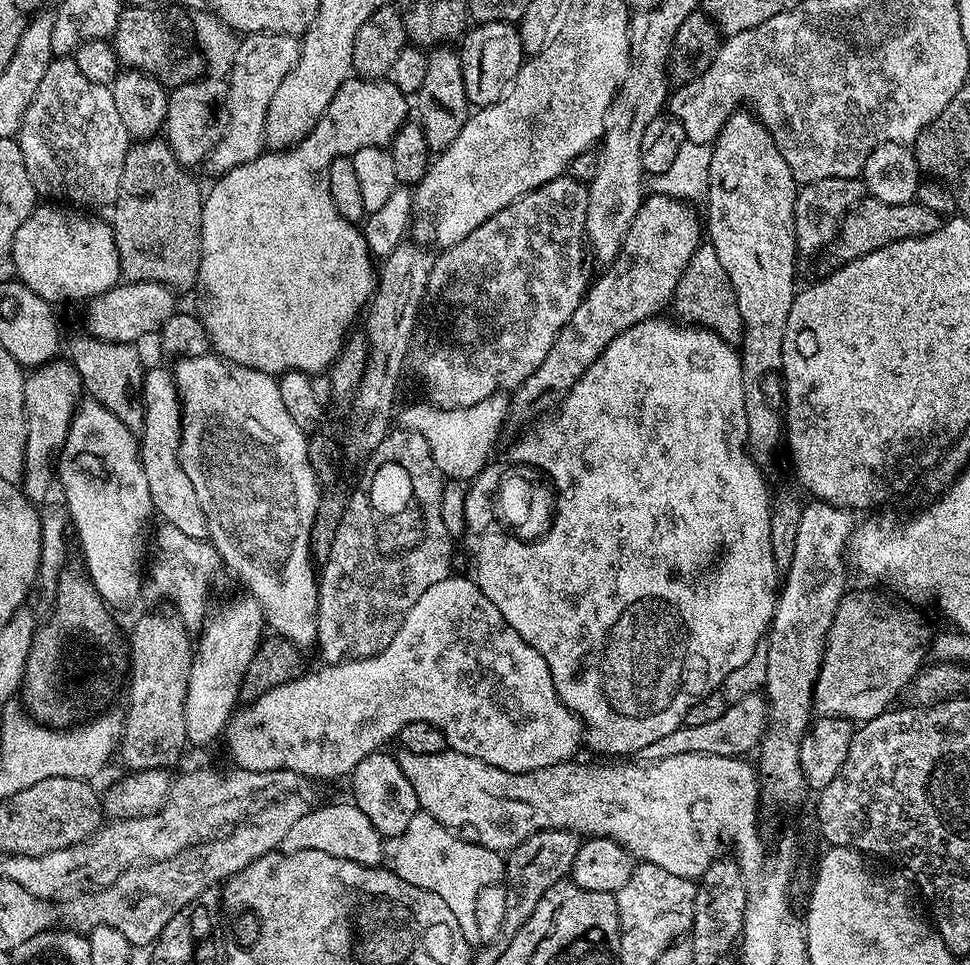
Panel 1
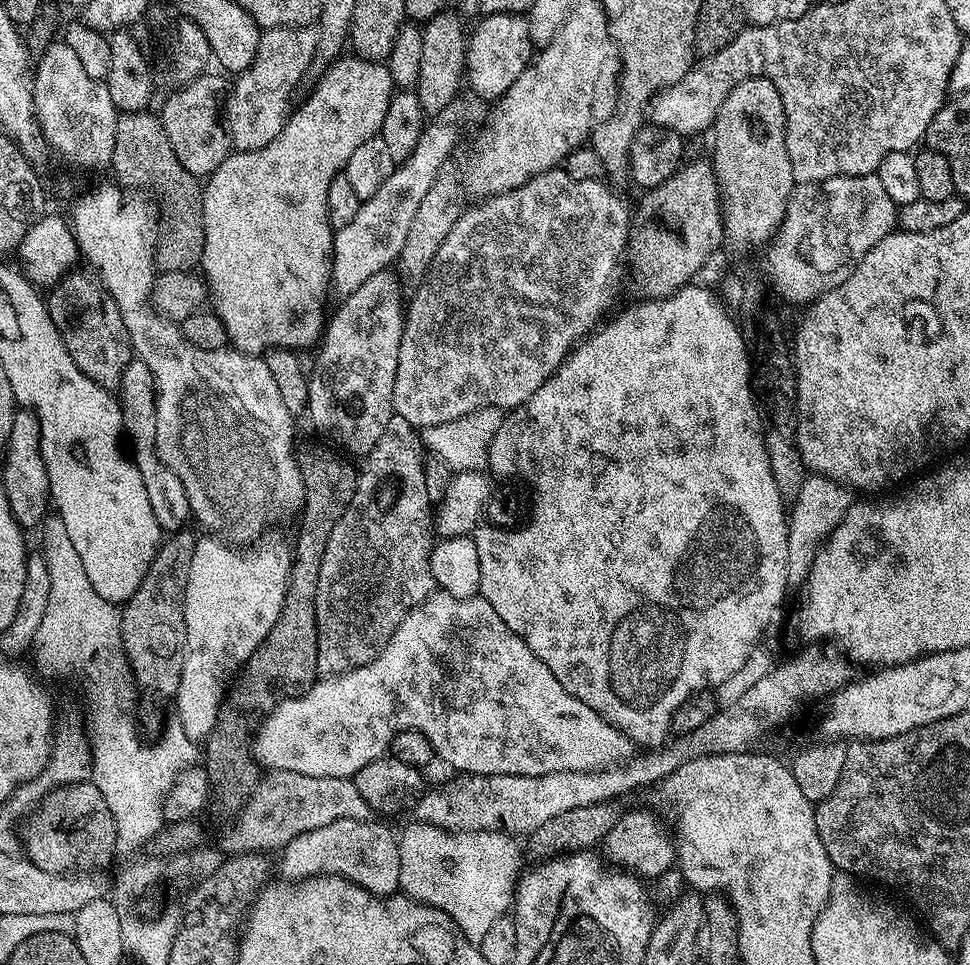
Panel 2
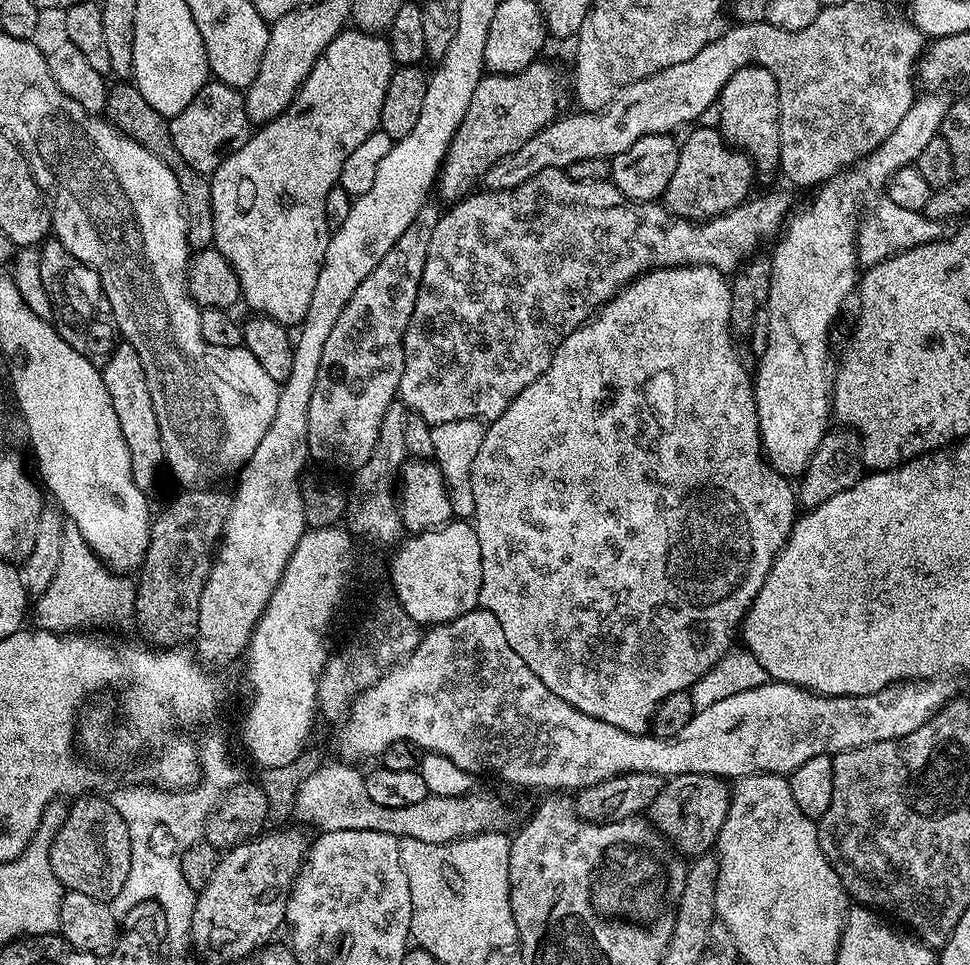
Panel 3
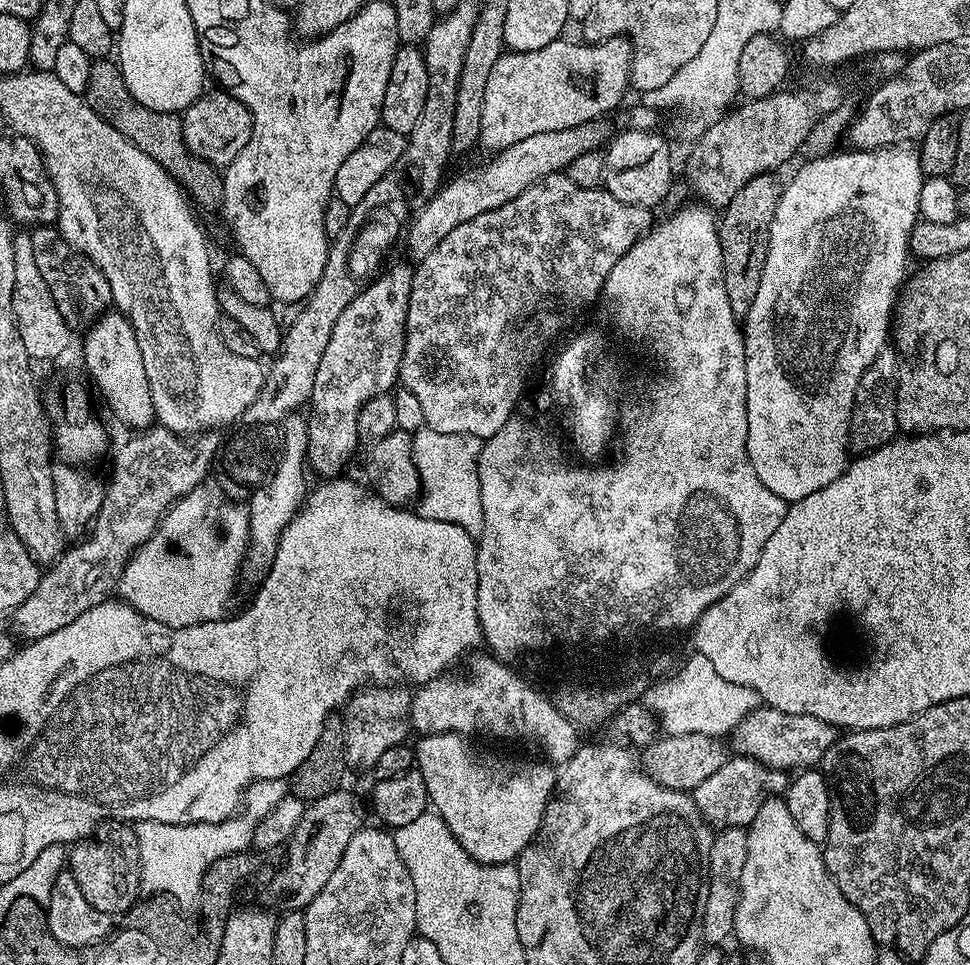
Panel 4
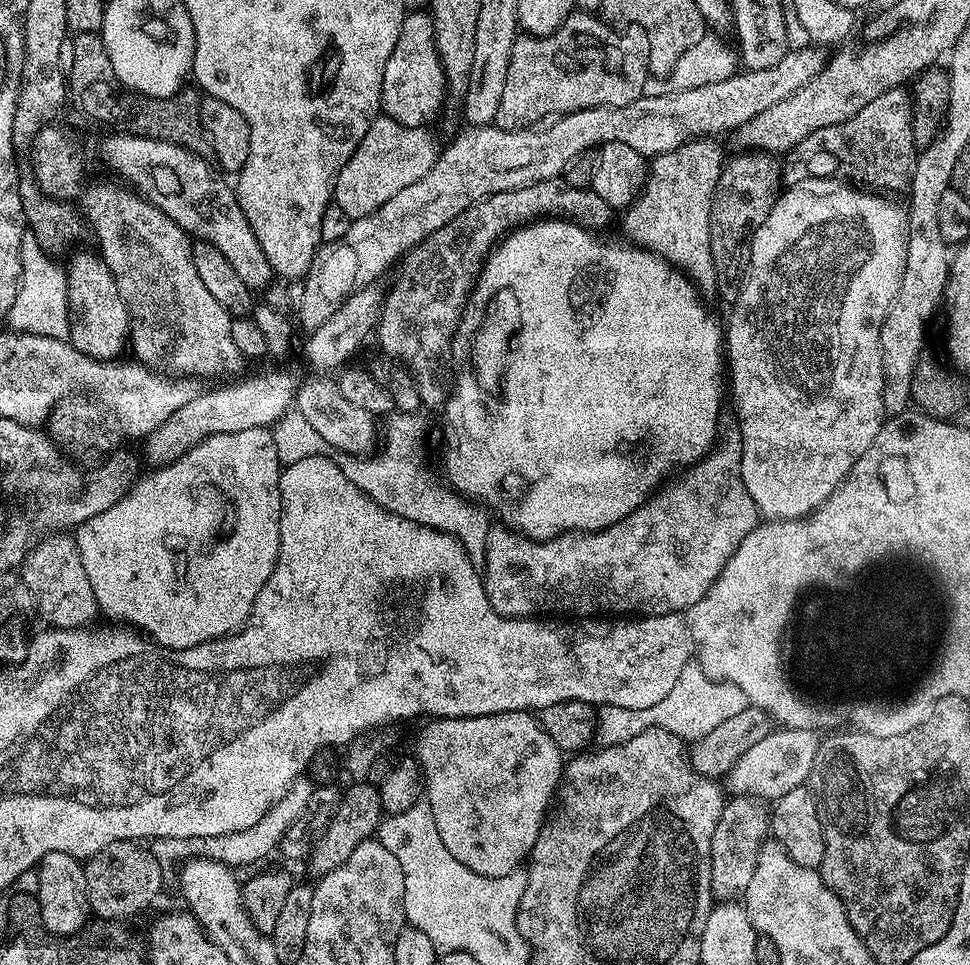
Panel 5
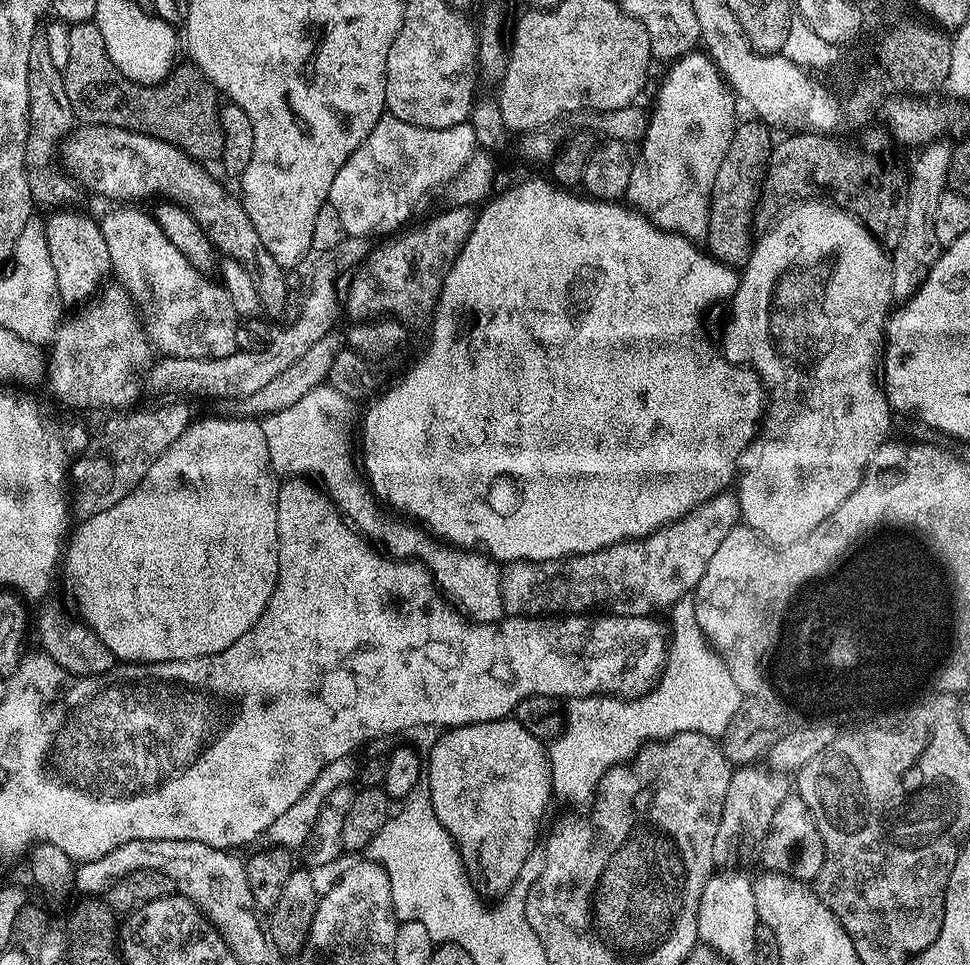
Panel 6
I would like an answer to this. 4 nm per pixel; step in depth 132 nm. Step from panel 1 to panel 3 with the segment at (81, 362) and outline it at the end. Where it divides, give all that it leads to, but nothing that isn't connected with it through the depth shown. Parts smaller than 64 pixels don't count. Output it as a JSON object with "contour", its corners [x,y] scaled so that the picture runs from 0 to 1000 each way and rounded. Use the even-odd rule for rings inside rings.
{"contour":[[[49,247],[40,254],[41,275],[43,276],[43,296],[47,296],[47,305],[52,305],[54,314],[53,335],[58,337],[58,345],[85,371],[94,377],[106,379],[113,375],[113,367],[118,367],[122,355],[120,331],[113,317],[113,309],[109,309],[105,292],[101,284],[93,276],[89,276],[64,251]]]}

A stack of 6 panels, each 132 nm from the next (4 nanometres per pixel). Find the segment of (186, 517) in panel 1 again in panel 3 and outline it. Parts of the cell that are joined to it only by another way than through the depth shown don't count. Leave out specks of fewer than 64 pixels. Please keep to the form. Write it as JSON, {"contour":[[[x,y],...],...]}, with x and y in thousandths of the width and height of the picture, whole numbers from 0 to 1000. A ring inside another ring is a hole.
{"contour":[[[130,354],[121,355],[118,367],[113,367],[113,375],[105,379],[109,405],[113,408],[113,417],[118,420],[118,429],[122,429],[122,441],[126,441],[126,454],[130,454],[130,466],[134,466],[134,479],[138,499],[149,512],[165,497],[165,485],[170,484],[169,463],[167,462],[167,446],[163,446],[163,429],[159,429],[159,412],[155,412],[155,400],[151,400],[151,383],[146,383],[146,371],[142,371],[142,363]]]}

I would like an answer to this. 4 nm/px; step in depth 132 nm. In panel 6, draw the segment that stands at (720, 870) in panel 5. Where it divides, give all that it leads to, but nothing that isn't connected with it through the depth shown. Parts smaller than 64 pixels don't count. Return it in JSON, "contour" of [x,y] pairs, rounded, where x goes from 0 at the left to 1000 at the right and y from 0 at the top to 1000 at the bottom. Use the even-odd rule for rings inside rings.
{"contour":[[[763,794],[756,799],[753,819],[748,819],[748,835],[744,835],[744,852],[740,852],[740,864],[736,868],[736,896],[767,897],[763,895],[784,891],[784,880],[788,878],[794,851],[814,823],[813,809],[811,812],[808,808],[811,807],[807,803],[786,794]]]}

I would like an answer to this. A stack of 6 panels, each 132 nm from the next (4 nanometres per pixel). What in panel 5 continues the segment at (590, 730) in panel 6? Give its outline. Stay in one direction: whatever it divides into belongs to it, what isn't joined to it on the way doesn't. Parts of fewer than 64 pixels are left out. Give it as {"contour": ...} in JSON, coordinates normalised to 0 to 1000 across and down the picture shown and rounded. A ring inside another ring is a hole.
{"contour":[[[709,686],[702,694],[699,707],[695,707],[695,715],[691,715],[691,719],[687,719],[682,727],[666,736],[649,736],[642,730],[622,731],[616,738],[616,763],[624,772],[640,771],[667,754],[686,754],[698,760],[702,767],[712,769],[732,761],[736,752],[741,752],[743,748],[748,748],[748,744],[769,736],[772,732],[764,713],[744,705],[734,705],[721,688]]]}

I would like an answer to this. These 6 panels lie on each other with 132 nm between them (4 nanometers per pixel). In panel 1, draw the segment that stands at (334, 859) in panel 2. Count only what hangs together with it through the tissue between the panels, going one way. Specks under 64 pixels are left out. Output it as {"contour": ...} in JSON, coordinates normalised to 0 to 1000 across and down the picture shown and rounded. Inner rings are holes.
{"contour":[[[366,831],[359,833],[334,833],[331,837],[319,836],[301,859],[291,868],[288,882],[304,885],[311,881],[332,881],[332,885],[344,885],[348,889],[357,889],[361,893],[369,893],[373,897],[389,898],[396,887],[397,867],[386,860],[386,852],[369,839]]]}

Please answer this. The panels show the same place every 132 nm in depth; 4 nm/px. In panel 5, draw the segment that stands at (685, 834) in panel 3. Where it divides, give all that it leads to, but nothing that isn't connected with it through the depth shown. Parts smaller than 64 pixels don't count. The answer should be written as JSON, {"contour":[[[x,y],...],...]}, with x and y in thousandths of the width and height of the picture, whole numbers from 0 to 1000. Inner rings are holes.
{"contour":[[[801,753],[786,769],[773,773],[748,805],[749,820],[755,825],[778,825],[780,829],[799,831],[820,817],[832,813],[833,803],[839,794],[839,781],[843,781],[846,764],[838,756]]]}

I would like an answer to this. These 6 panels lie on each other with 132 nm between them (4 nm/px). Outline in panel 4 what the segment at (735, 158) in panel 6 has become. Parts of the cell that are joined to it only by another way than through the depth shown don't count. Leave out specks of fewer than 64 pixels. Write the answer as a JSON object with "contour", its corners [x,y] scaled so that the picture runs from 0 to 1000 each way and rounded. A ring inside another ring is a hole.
{"contour":[[[796,180],[773,184],[773,189],[769,189],[769,193],[765,193],[765,197],[757,201],[757,205],[753,205],[753,209],[740,224],[744,255],[744,284],[748,288],[748,309],[753,309],[753,321],[757,321],[760,330],[770,327],[773,317],[777,317],[777,305],[781,305],[781,292],[786,292],[786,276],[790,272],[792,258],[792,239],[806,198],[805,188],[800,188],[800,184]]]}

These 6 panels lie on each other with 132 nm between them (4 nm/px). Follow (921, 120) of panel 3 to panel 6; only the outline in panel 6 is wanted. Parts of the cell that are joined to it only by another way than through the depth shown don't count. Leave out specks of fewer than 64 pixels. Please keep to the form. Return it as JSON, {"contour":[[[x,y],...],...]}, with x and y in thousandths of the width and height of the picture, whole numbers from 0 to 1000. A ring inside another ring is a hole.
{"contour":[[[833,205],[833,208],[831,208],[830,211],[819,212],[818,216],[814,217],[813,220],[789,242],[788,246],[785,247],[785,249],[782,246],[782,248],[778,250],[775,258],[775,266],[771,268],[771,273],[767,275],[765,281],[762,283],[761,293],[758,295],[757,302],[754,304],[754,306],[756,305],[755,328],[752,330],[751,337],[746,340],[746,356],[744,355],[746,370],[748,370],[755,377],[762,377],[768,381],[775,382],[775,384],[784,391],[784,397],[788,399],[788,405],[790,407],[792,420],[790,423],[790,430],[787,432],[786,438],[782,440],[781,451],[779,455],[771,461],[771,465],[763,472],[761,478],[761,502],[763,497],[761,517],[763,520],[763,533],[766,542],[774,547],[775,550],[779,552],[780,556],[787,558],[796,566],[822,564],[824,560],[831,559],[840,547],[847,545],[847,541],[852,541],[852,537],[856,537],[856,533],[860,533],[860,528],[864,528],[864,524],[868,524],[868,520],[872,520],[872,516],[876,516],[876,512],[880,512],[880,508],[885,508],[885,504],[891,494],[891,489],[895,486],[897,475],[901,475],[901,470],[904,466],[916,455],[915,447],[920,444],[920,431],[922,432],[921,424],[915,422],[915,411],[911,409],[911,403],[908,395],[905,393],[905,378],[909,373],[909,358],[913,352],[913,337],[918,328],[915,318],[922,314],[920,305],[920,272],[916,262],[912,260],[907,250],[900,245],[898,238],[896,238],[884,224],[878,223],[877,220],[863,213],[861,210],[855,209],[853,206],[851,206],[852,208],[841,206],[845,205]]]}

